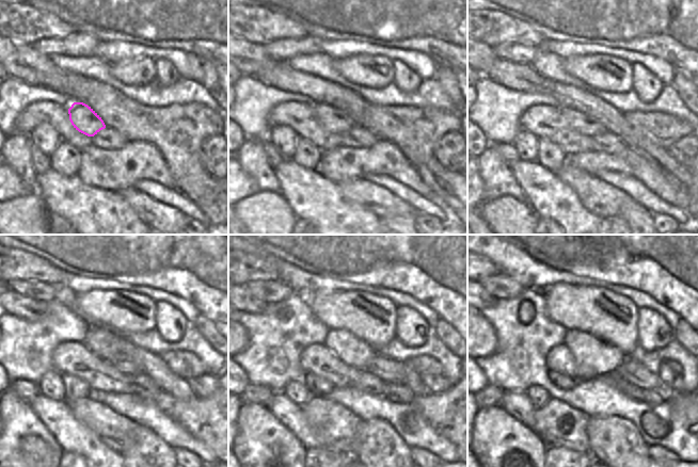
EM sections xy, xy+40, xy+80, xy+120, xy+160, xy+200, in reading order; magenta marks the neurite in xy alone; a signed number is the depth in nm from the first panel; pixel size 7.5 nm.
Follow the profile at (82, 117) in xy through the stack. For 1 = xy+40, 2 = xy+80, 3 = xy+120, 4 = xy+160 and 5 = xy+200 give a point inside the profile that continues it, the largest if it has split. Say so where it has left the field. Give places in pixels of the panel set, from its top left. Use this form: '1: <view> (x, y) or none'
1: xy+40 (336, 122)
2: xy+80 (577, 121)
3: xy+120 (127, 367)
4: xy+160 (389, 369)
5: xy+200 (632, 371)

